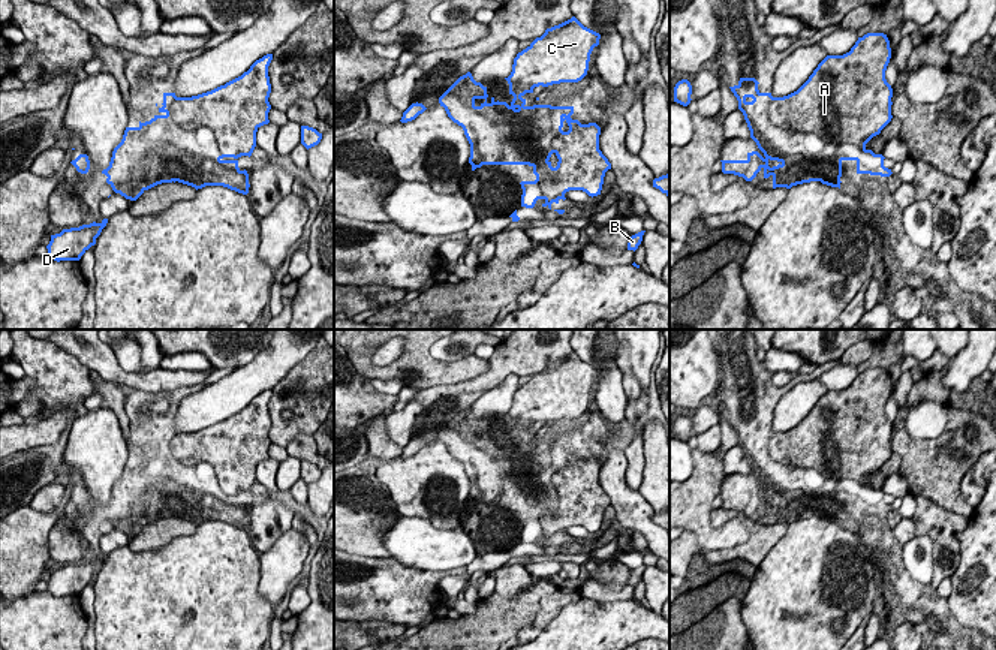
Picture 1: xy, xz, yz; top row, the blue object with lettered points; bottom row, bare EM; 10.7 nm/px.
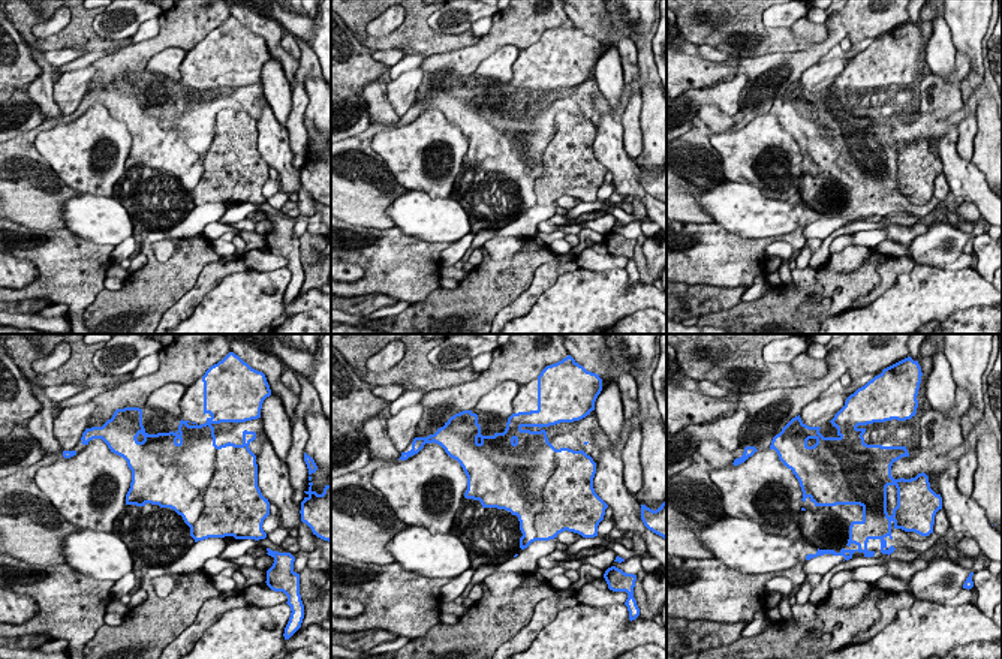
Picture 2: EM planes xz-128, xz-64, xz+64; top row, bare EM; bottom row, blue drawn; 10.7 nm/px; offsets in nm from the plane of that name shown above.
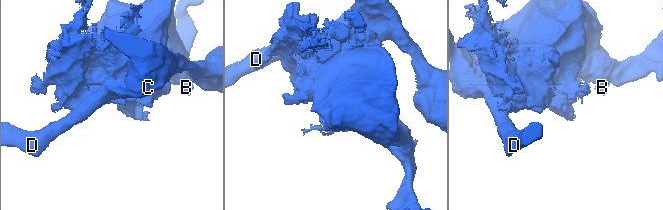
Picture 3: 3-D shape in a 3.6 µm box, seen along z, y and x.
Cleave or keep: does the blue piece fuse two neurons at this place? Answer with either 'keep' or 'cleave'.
cleave

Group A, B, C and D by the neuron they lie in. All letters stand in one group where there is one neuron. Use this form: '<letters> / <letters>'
A B / C D

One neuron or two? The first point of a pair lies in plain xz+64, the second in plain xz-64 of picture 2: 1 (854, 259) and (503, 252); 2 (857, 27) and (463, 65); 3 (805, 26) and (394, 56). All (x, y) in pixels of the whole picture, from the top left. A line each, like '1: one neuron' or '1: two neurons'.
1: one neuron
2: one neuron
3: two neurons

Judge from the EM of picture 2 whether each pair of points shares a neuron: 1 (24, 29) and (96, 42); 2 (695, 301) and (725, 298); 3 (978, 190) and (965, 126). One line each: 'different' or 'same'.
1: same
2: same
3: different

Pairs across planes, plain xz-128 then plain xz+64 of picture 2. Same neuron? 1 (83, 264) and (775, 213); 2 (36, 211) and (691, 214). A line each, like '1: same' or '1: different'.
1: different
2: same

